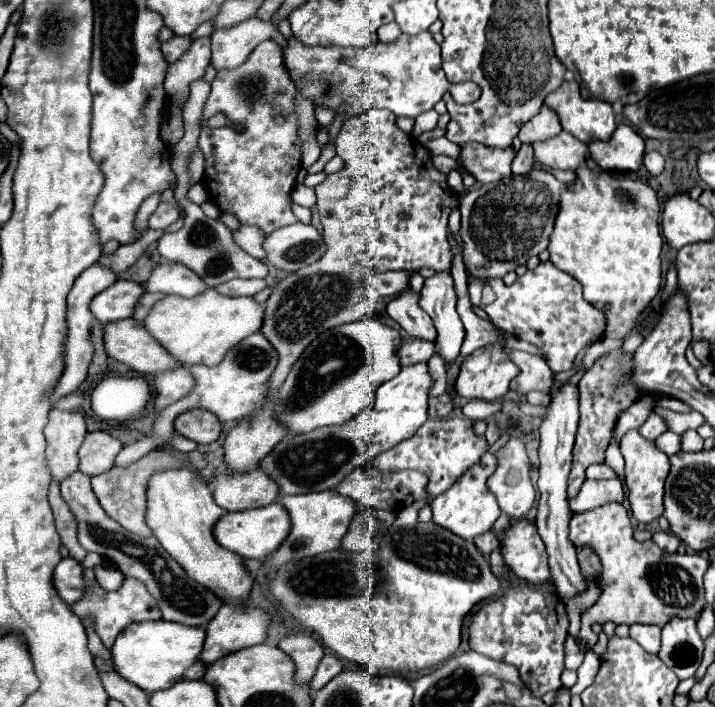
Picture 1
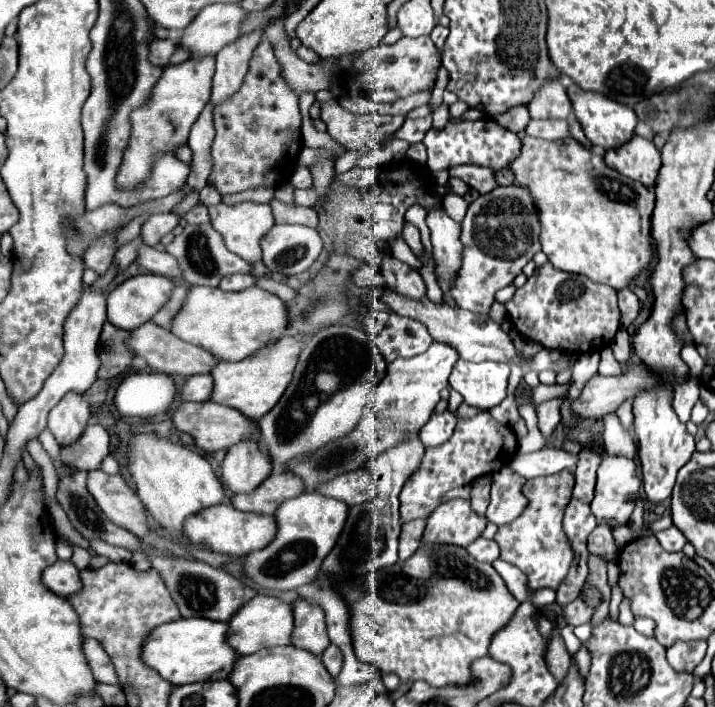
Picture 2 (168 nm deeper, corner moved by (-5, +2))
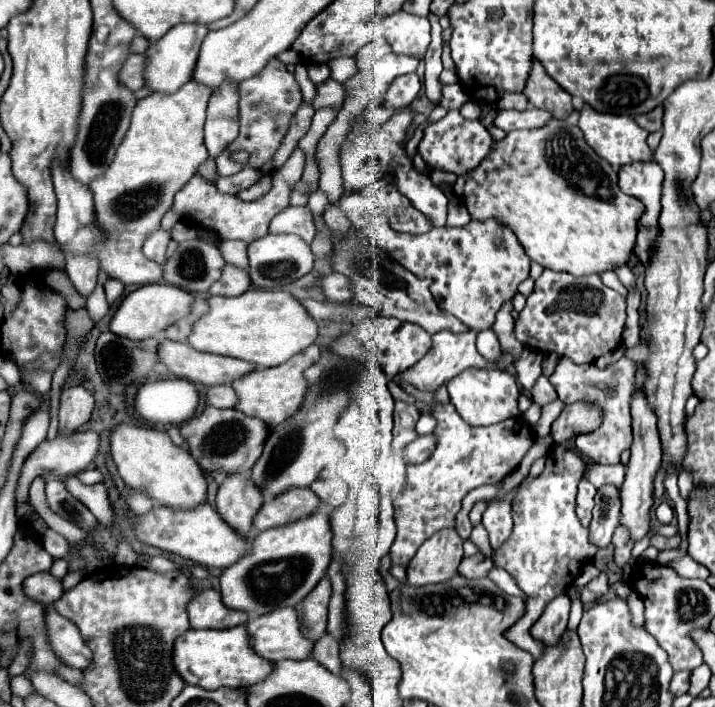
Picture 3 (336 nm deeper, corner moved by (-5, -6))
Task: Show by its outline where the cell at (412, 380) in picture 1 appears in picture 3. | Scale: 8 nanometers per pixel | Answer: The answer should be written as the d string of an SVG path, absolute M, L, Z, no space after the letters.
M470 330L468 334L440 332L440 334L432 336L432 342L434 342L432 348L428 350L428 354L418 364L414 364L412 368L408 368L408 370L404 370L404 372L400 372L392 378L394 384L398 384L398 386L400 384L410 384L420 392L428 392L428 390L434 392L434 390L440 390L444 386L444 382L448 378L452 378L454 374L458 374L460 370L466 370L466 368L472 368L472 366L476 366L476 368L488 366L488 362L476 350L476 344L474 344L476 342L476 332L474 330Z

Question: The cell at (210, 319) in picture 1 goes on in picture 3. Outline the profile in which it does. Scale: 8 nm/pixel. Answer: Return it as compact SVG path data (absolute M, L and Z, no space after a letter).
M248 290L236 298L210 296L208 306L208 314L194 322L188 344L200 352L240 358L260 368L282 364L292 358L292 354L308 348L318 334L316 322L290 292Z

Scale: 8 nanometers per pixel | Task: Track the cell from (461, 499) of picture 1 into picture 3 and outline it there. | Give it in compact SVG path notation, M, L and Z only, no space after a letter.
M444 528L432 534L408 564L406 582L422 586L428 582L444 582L452 578L464 558L462 542L456 530Z

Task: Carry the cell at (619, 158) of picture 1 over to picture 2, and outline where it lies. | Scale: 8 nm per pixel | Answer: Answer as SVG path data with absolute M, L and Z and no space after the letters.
M638 134L624 146L616 150L608 150L604 158L610 168L618 170L626 178L642 182L648 188L656 184L662 166L660 150L652 144L652 140L646 140Z

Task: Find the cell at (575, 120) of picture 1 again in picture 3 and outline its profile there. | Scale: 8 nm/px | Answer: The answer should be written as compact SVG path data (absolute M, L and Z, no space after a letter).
M584 104L580 110L580 120L578 120L580 130L584 132L584 140L594 148L594 152L610 162L614 168L620 168L624 164L640 162L640 160L652 160L652 152L646 144L648 132L640 128L632 118L622 116L622 114L608 114L608 112L596 112L592 106Z

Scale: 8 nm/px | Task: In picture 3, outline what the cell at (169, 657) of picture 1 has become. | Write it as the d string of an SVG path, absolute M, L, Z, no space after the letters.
M236 626L232 630L186 630L174 642L172 664L186 684L200 686L204 690L218 690L222 686L246 688L252 686L252 682L266 678L268 670L272 670L272 662L264 662L258 654L252 654L244 626Z

